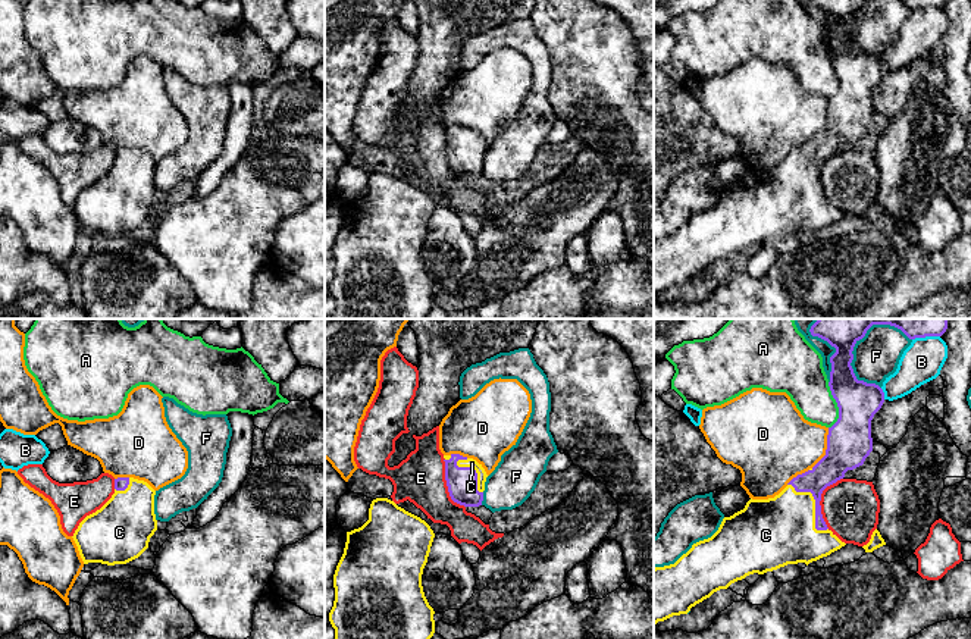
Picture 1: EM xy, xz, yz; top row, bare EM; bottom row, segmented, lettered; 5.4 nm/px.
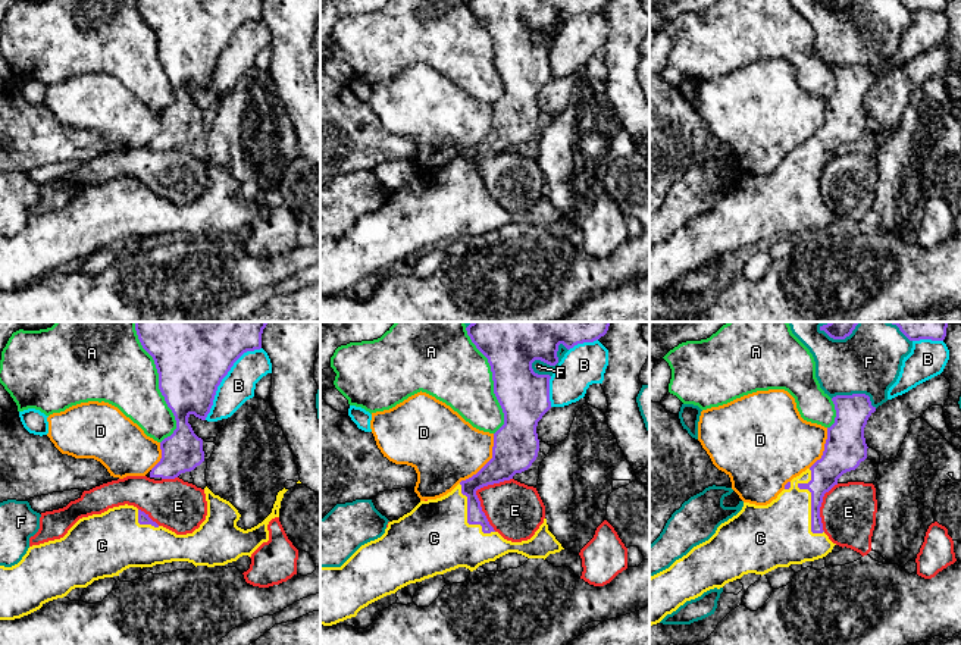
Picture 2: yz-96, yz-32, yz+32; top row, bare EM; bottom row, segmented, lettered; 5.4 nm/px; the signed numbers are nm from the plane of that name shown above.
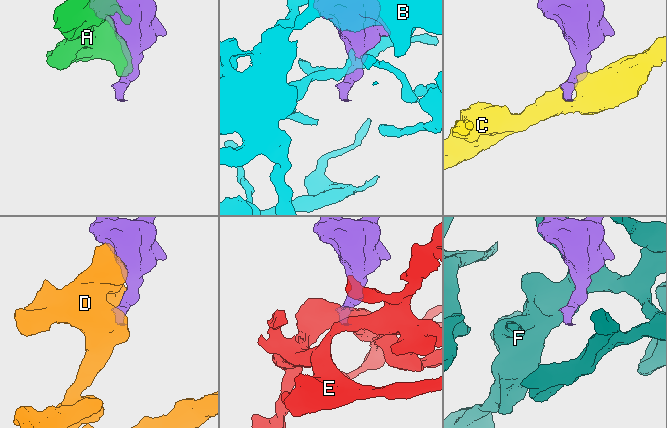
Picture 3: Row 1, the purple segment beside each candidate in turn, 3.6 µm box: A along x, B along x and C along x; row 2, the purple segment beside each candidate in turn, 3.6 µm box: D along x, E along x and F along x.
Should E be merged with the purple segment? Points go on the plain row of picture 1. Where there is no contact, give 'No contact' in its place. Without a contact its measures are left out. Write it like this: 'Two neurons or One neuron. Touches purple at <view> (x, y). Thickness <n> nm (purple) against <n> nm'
Two neurons. Touches purple at yz (820, 171). Thickness 160 nm (purple) against 320 nm

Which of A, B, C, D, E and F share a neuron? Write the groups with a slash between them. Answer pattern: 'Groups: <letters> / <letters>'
Groups: A / B E / C / D / F

